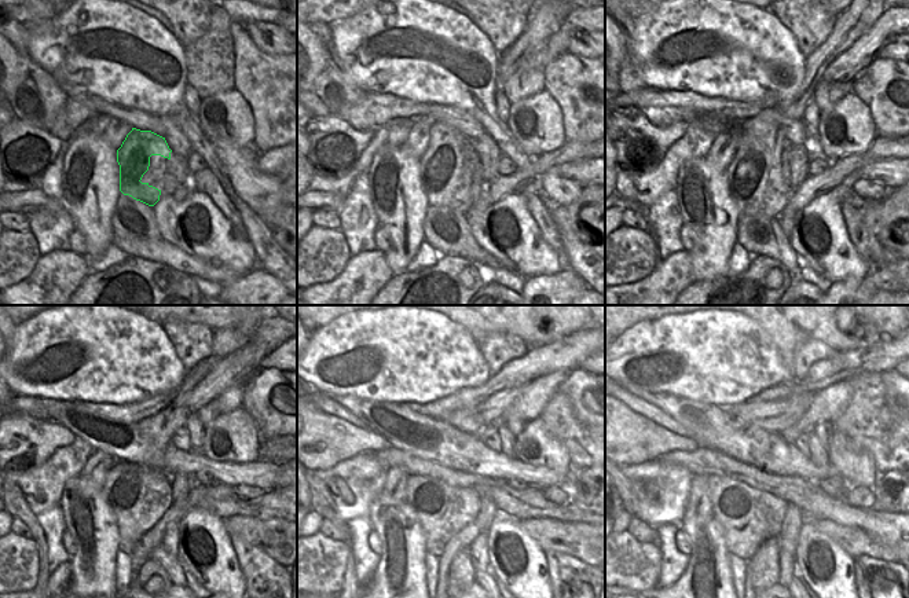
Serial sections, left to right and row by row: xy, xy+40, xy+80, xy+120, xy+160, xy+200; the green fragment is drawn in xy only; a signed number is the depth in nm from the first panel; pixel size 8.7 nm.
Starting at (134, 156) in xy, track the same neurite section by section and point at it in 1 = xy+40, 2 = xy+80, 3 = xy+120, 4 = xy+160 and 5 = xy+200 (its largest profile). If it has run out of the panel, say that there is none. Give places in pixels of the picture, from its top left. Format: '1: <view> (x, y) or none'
1: xy+40 (451, 187)
2: xy+80 (746, 173)
3: xy+120 (125, 481)
4: xy+160 (457, 503)
5: xy+200 (735, 492)

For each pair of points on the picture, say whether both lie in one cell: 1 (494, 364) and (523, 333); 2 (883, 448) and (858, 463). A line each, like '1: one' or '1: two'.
1: two
2: two

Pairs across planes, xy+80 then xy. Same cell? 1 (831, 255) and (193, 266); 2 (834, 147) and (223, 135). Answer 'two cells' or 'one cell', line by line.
1: two cells
2: one cell

